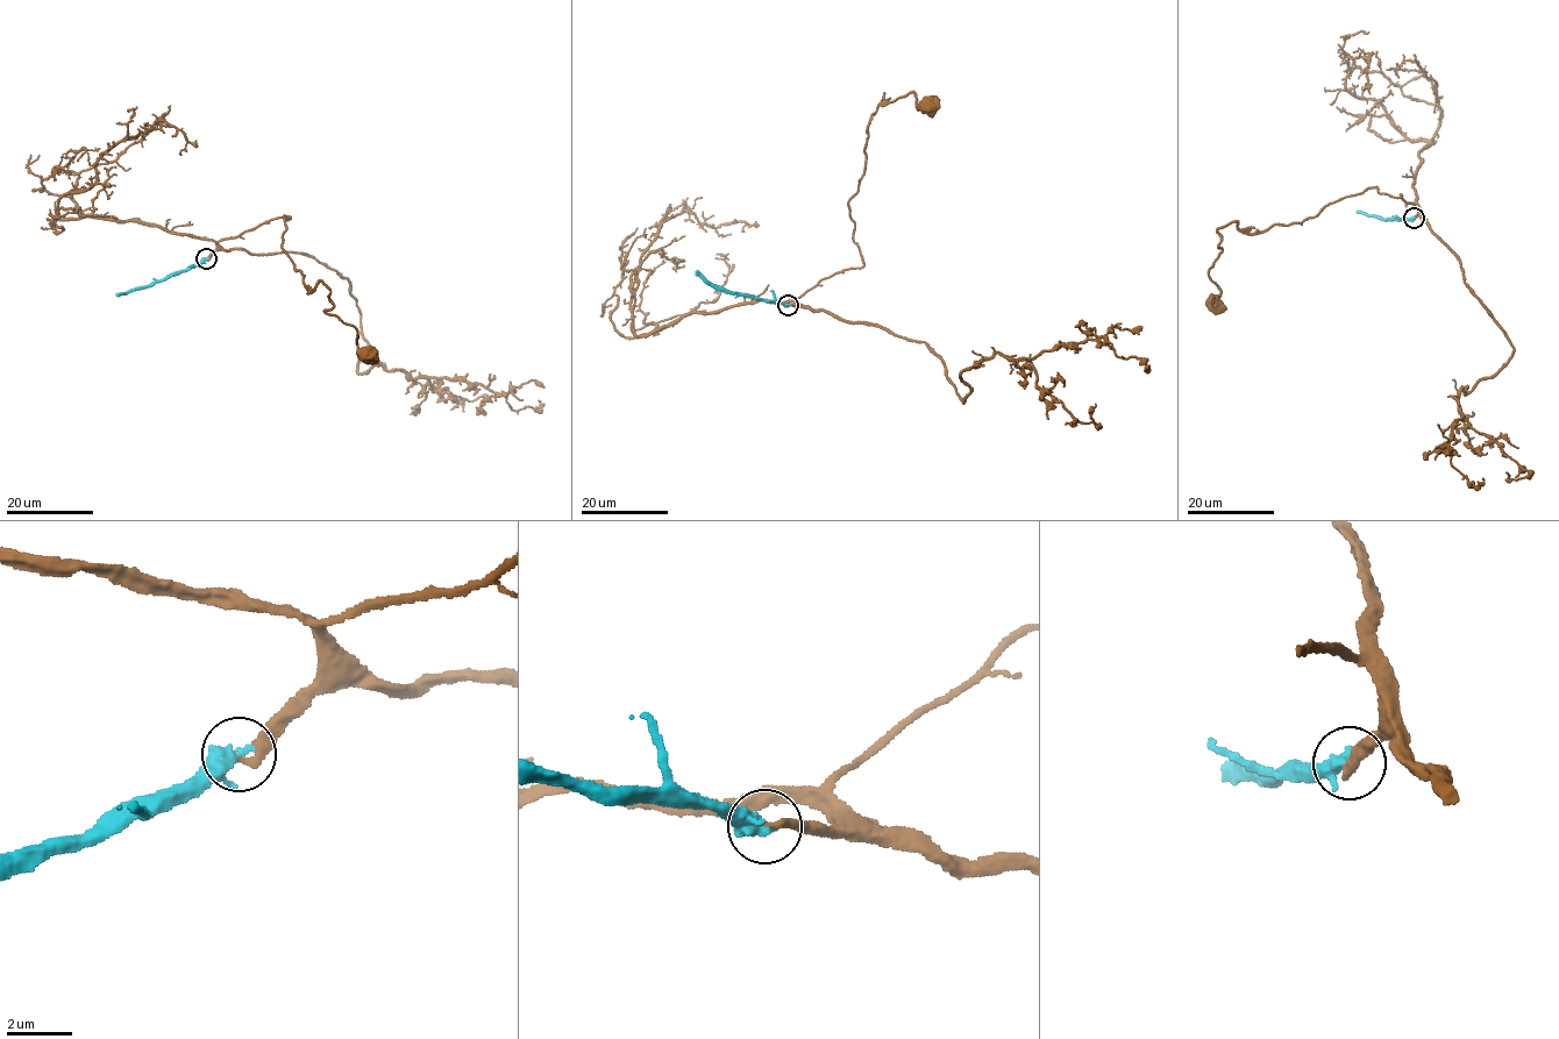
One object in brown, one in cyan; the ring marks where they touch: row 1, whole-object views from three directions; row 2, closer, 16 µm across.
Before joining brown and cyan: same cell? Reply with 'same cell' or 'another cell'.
another cell

